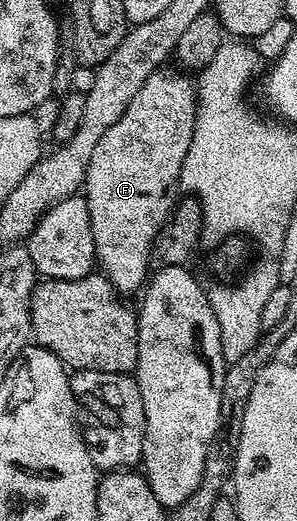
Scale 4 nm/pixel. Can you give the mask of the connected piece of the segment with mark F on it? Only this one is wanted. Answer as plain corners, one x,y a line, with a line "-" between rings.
158,70
143,82
139,94
131,98
123,118
99,138
91,162
87,166
83,195
91,214
91,234
97,251
96,263
100,271
111,281
118,293
140,293
146,287
150,275
149,256
154,255
157,236
165,227
175,208
181,182
183,158
191,146
197,117
197,89
188,75

